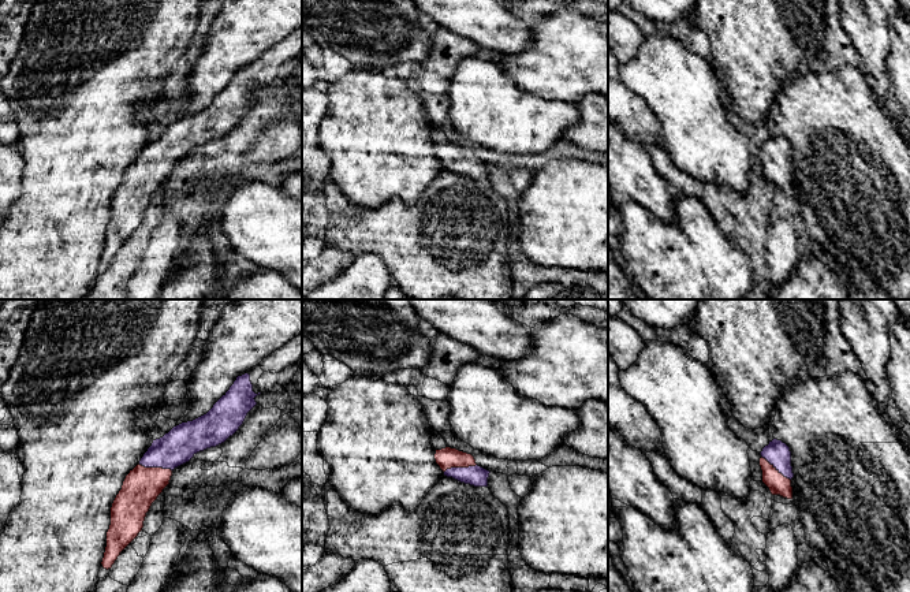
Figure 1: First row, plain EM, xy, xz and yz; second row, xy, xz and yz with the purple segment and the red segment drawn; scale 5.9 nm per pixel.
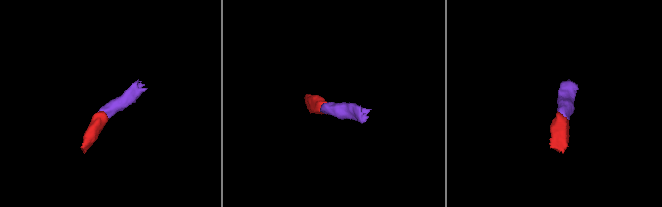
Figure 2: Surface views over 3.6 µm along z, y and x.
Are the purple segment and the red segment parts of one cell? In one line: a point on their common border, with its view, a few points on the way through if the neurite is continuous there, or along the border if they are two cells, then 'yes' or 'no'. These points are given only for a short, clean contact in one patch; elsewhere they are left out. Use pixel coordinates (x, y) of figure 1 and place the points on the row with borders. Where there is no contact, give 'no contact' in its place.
contact yz (776, 468); way yz (776, 453), (776, 468), (778, 484); yes

